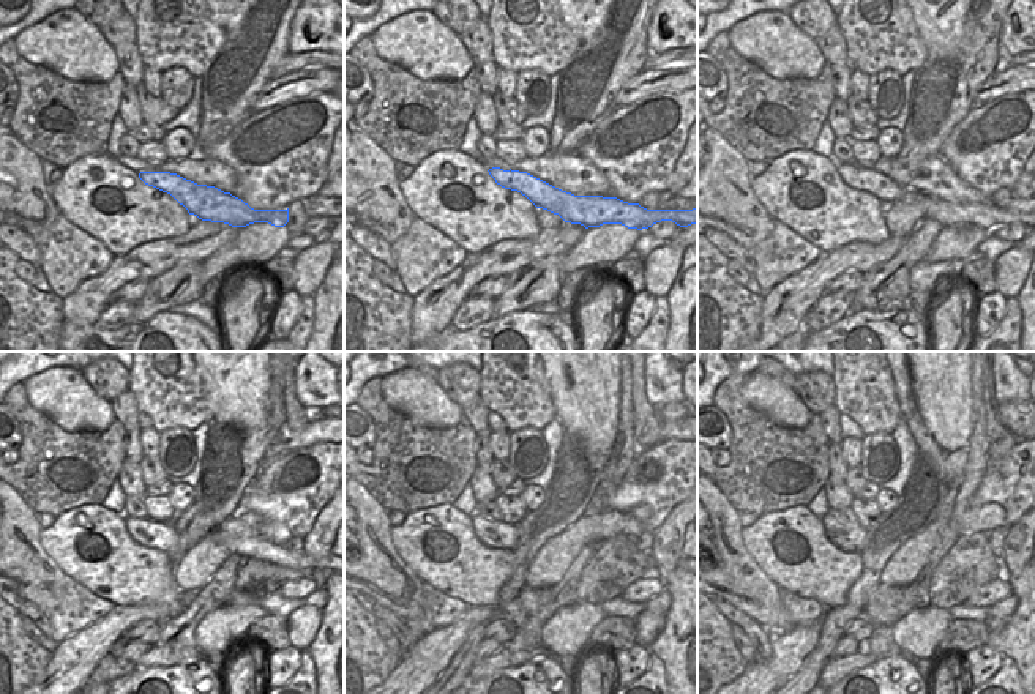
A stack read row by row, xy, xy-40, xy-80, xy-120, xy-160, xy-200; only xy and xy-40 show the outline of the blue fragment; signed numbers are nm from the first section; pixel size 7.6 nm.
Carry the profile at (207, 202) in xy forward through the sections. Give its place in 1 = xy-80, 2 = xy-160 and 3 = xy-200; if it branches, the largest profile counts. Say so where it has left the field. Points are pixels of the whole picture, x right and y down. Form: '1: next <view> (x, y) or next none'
1: next xy-80 (947, 213)
2: next xy-160 (494, 533)
3: next xy-200 (851, 538)

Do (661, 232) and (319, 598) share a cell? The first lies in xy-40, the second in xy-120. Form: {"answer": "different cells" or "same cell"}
{"answer": "different cells"}

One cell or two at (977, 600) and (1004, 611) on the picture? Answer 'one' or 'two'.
two

